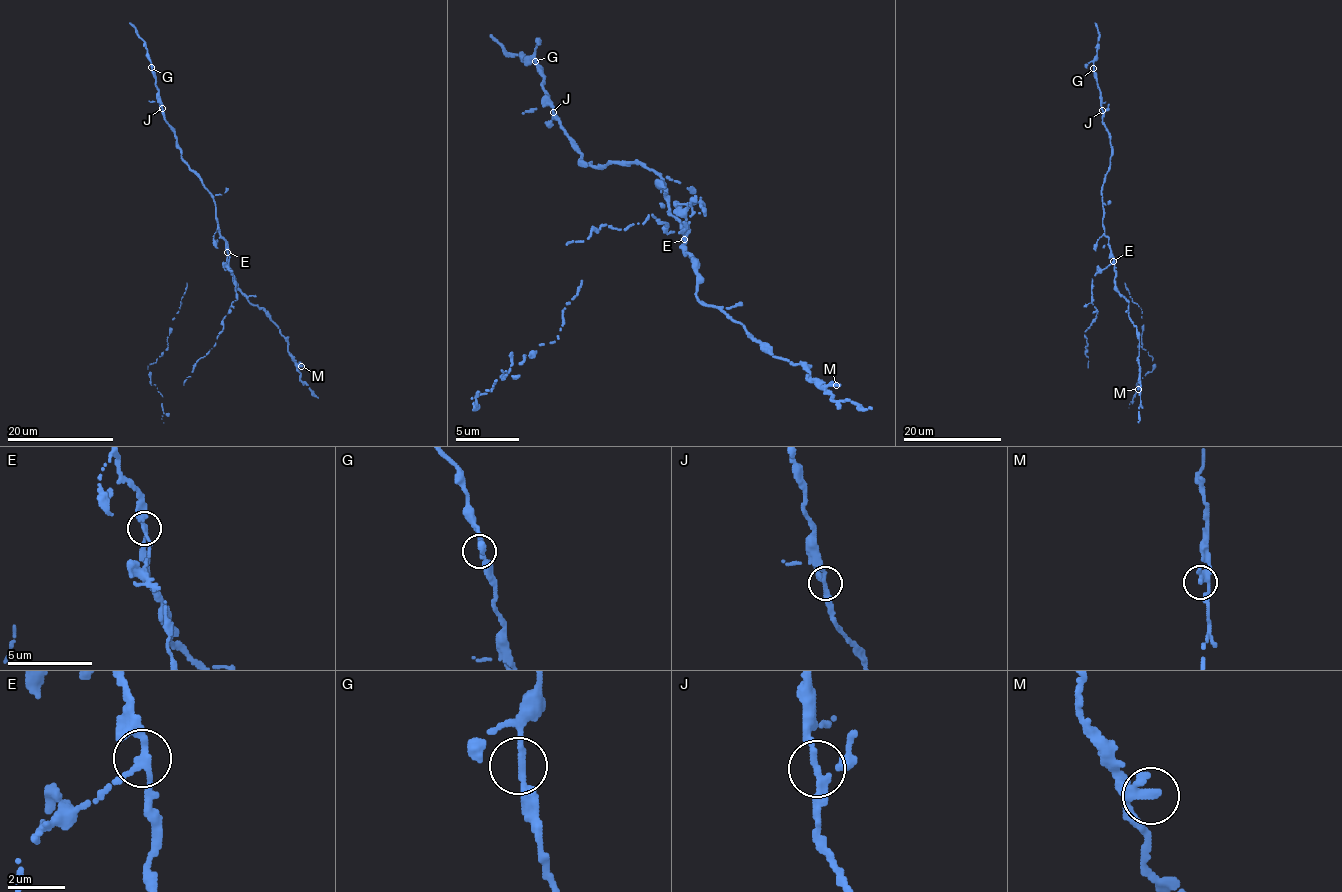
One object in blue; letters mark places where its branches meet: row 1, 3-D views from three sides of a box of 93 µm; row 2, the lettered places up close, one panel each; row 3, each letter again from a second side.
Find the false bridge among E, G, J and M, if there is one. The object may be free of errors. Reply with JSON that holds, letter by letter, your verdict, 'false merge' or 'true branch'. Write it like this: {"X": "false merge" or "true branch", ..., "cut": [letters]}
{"E": "false merge", "G": "true branch", "J": "true branch", "M": "true branch", "cut": ["E"]}

